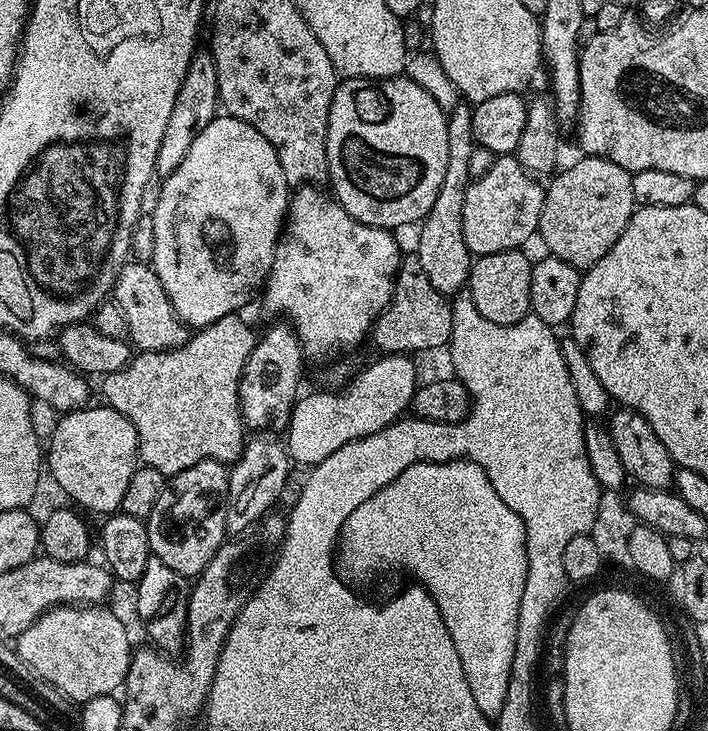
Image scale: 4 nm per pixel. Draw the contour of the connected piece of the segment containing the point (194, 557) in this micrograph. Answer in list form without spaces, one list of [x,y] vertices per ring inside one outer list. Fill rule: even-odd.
[[[203,460],[190,470],[182,470],[177,476],[165,483],[162,494],[158,494],[158,502],[154,502],[154,510],[146,517],[150,550],[155,559],[166,562],[170,570],[174,570],[185,578],[195,578],[200,571],[214,558],[214,554],[224,545],[226,539],[226,506],[228,505],[229,469],[217,460]]]

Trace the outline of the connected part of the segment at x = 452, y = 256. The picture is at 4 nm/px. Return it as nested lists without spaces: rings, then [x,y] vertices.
[[[462,102],[448,116],[446,130],[446,178],[442,178],[442,190],[438,190],[438,198],[434,198],[434,206],[430,206],[427,216],[419,225],[420,237],[416,240],[415,259],[419,260],[422,270],[426,270],[426,278],[444,296],[455,297],[467,285],[471,274],[474,257],[466,246],[466,238],[462,238],[462,202],[466,202],[466,190],[473,179],[472,155],[478,152],[474,138],[474,122],[472,108]]]

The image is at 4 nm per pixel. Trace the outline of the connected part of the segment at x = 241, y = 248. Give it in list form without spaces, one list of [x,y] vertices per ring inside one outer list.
[[[227,114],[217,115],[216,119],[210,122],[210,126],[206,126],[206,130],[198,133],[194,142],[190,142],[190,148],[186,150],[186,156],[182,158],[182,162],[178,162],[178,168],[174,170],[174,174],[163,177],[161,184],[164,185],[160,188],[156,209],[151,209],[150,212],[154,222],[152,269],[158,274],[158,282],[162,282],[162,290],[166,290],[166,294],[170,298],[174,310],[180,315],[180,319],[188,325],[189,329],[199,330],[218,322],[218,318],[226,318],[239,313],[240,307],[255,292],[257,295],[263,289],[268,276],[272,273],[276,246],[280,243],[280,233],[284,226],[290,199],[290,185],[286,174],[282,174],[282,162],[278,162],[278,154],[274,150],[274,146],[270,146],[270,142],[266,142],[266,138],[262,138],[262,134],[258,134],[258,130],[254,130],[254,126]]]

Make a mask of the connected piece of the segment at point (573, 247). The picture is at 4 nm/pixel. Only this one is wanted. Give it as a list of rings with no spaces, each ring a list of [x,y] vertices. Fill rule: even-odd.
[[[584,154],[579,158],[569,168],[561,167],[551,177],[553,180],[547,181],[538,236],[544,239],[551,255],[586,270],[618,242],[618,234],[626,230],[626,222],[630,222],[638,205],[631,172],[601,156]]]

